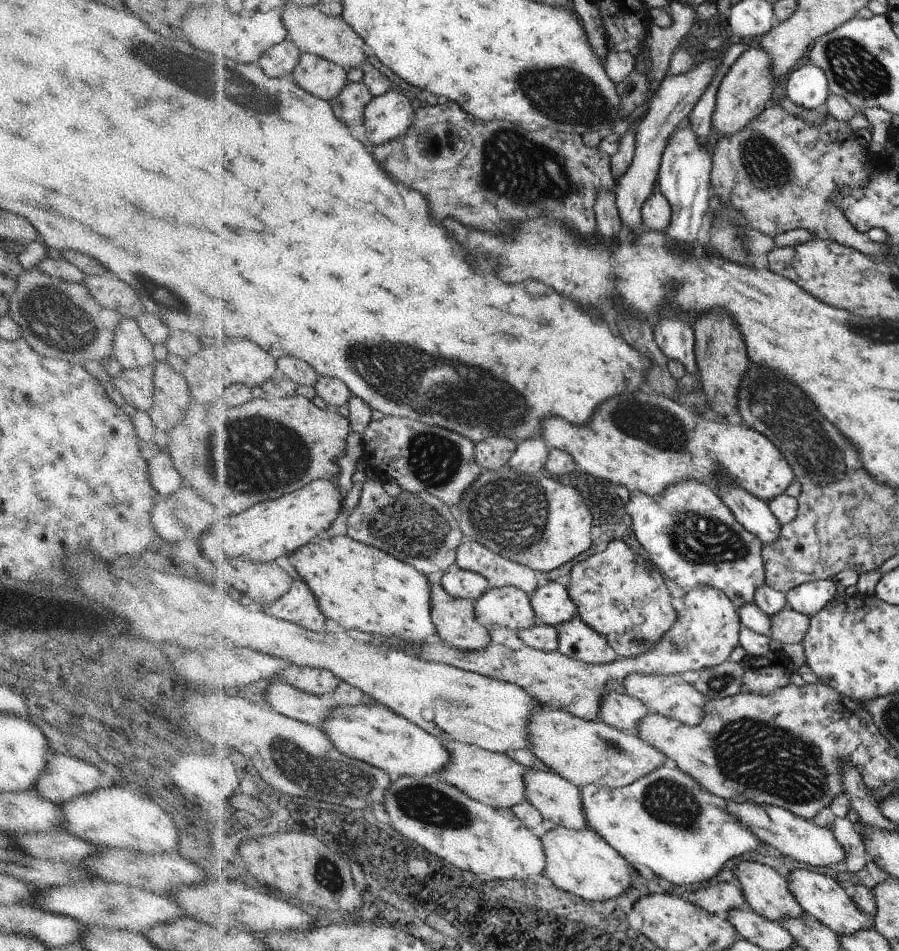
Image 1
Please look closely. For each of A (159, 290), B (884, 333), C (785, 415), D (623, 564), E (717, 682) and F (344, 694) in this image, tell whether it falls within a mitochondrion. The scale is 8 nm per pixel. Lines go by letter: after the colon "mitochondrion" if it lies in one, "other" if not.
A: mitochondrion
B: mitochondrion
C: mitochondrion
D: other
E: mitochondrion
F: other

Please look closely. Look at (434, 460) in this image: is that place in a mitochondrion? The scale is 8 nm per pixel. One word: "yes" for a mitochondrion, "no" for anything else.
yes

